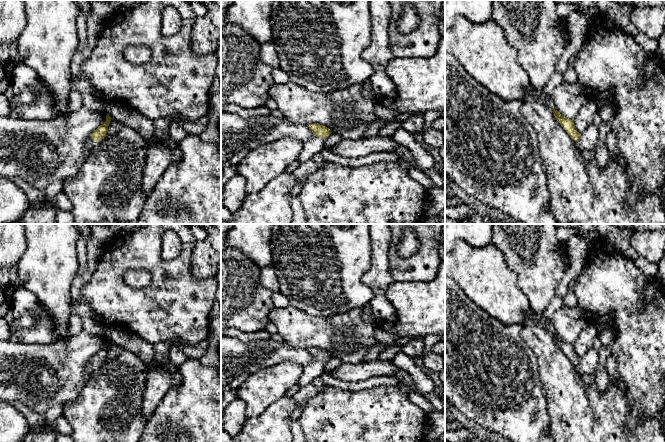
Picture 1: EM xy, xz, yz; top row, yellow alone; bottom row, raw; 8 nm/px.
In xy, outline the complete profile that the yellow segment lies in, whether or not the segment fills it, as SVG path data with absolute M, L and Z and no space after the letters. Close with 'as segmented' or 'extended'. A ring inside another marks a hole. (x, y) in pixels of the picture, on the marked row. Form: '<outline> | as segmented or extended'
M106 115L106 122L100 125L96 130L94 130L84 141L84 150L88 152L89 150L95 148L97 144L106 137L109 123L111 121L111 117Z | extended

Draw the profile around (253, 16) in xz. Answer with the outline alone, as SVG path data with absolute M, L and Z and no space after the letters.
M232 0L226 22L236 24L261 46L271 42L271 10L274 0Z

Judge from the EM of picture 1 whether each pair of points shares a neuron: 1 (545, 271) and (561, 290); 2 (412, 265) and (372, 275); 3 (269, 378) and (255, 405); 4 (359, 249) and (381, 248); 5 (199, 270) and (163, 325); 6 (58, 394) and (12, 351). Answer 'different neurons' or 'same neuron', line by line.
1: different neurons
2: different neurons
3: same neuron
4: different neurons
5: different neurons
6: same neuron

